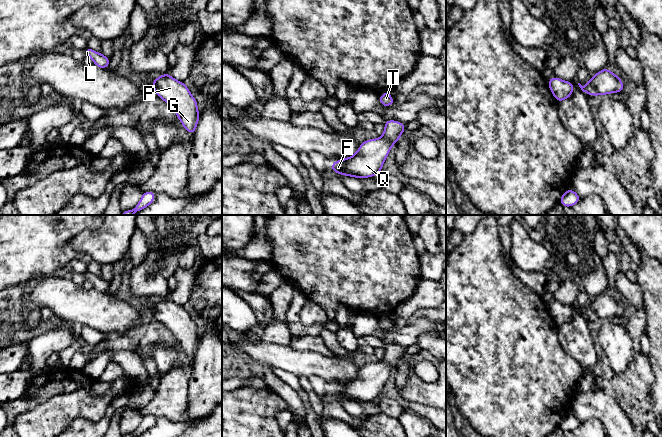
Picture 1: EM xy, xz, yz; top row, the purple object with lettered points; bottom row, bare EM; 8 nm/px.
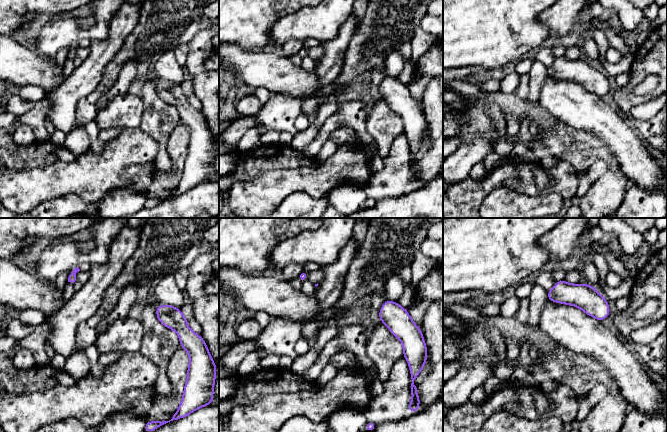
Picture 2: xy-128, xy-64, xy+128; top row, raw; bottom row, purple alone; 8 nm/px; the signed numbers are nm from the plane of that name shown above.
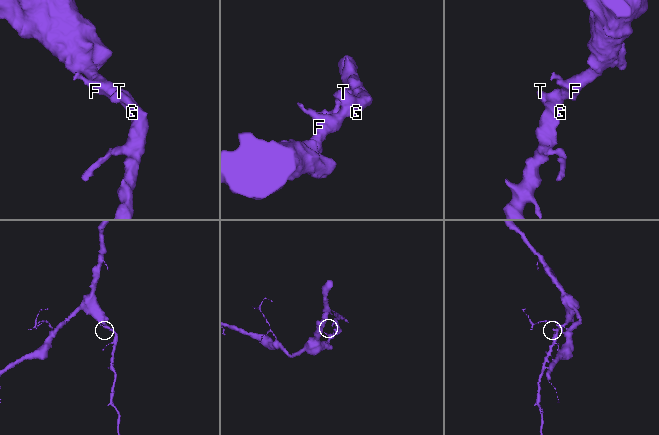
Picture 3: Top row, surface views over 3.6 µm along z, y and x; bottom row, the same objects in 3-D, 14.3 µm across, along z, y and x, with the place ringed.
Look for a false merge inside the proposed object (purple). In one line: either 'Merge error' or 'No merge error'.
No merge error

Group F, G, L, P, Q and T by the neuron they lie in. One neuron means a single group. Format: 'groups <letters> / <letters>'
groups F G L P Q T

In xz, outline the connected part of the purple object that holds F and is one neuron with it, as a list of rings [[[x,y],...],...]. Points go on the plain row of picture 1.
[[[386,344],[383,347],[385,354],[380,362],[364,365],[352,381],[331,387],[331,394],[359,403],[378,400],[391,370],[397,367],[406,354],[405,348],[395,344]]]

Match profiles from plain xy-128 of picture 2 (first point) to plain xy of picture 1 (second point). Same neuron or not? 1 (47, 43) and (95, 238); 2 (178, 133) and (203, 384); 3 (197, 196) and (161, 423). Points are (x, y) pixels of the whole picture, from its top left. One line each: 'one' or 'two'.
1: one
2: two
3: one

